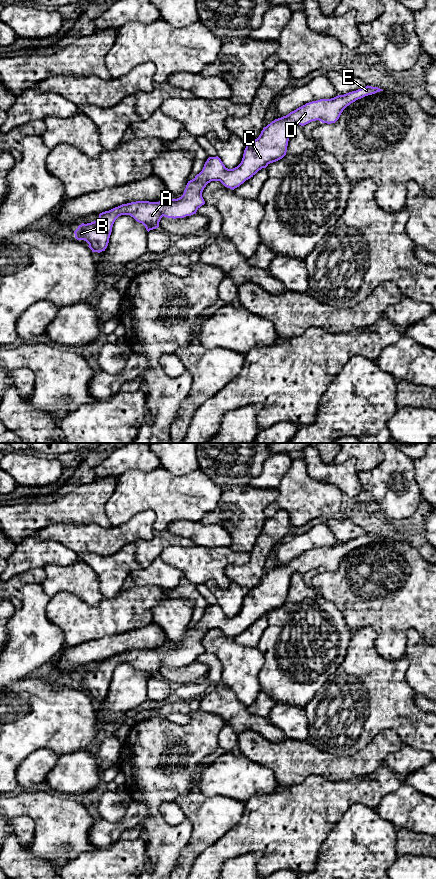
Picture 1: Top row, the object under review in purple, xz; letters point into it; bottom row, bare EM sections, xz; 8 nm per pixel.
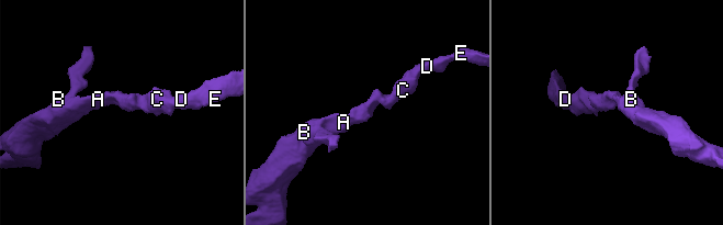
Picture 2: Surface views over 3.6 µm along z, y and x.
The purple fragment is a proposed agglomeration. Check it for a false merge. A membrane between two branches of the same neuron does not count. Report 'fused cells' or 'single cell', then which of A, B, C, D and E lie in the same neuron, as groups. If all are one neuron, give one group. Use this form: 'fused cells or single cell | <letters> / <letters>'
single cell | A B C D E

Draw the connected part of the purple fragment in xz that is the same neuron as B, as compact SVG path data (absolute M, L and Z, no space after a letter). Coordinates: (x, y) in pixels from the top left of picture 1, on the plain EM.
M367 533L331 547L306 551L288 563L275 567L263 576L257 587L246 591L242 609L237 615L228 617L218 604L209 605L202 619L188 629L181 645L166 645L159 650L136 649L122 652L100 661L94 670L79 673L74 679L75 686L86 689L92 700L100 701L107 696L113 672L121 663L130 663L149 680L159 675L163 664L176 667L196 662L205 652L202 640L211 629L220 629L225 635L234 638L262 616L282 607L286 603L290 577L294 572L304 574L316 568L327 572L335 571L351 551L380 539L383 538Z

